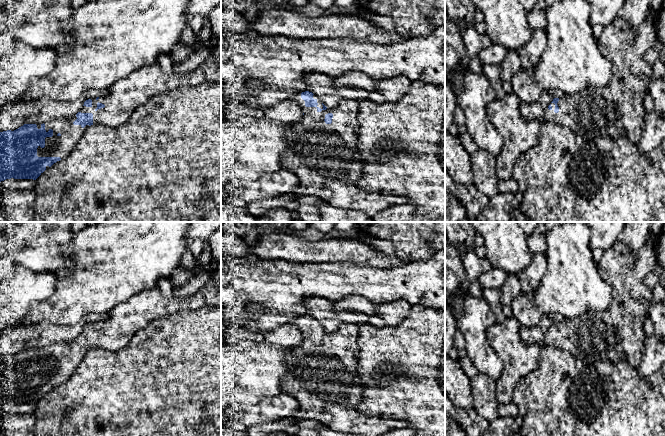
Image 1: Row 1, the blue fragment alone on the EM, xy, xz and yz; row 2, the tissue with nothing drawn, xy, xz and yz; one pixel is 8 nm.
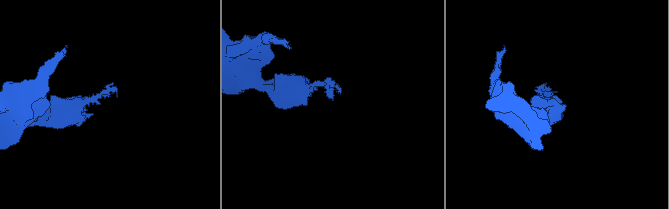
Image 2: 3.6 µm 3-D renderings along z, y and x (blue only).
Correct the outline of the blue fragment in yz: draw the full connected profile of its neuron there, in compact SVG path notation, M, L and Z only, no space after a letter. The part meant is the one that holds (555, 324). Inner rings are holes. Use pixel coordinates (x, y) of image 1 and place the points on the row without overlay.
M618 242L609 250L604 251L598 265L598 271L602 279L612 287L612 300L604 311L590 312L577 319L564 318L561 322L554 322L546 333L544 344L554 348L568 351L577 361L592 362L600 359L617 363L626 361L634 368L638 368L642 360L642 352L645 341L644 322L648 318L648 310L651 303L652 288L644 285L644 277L652 272L657 265L655 249L646 242L637 251L632 251L625 243Z

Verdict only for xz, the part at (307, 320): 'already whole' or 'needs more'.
needs more

